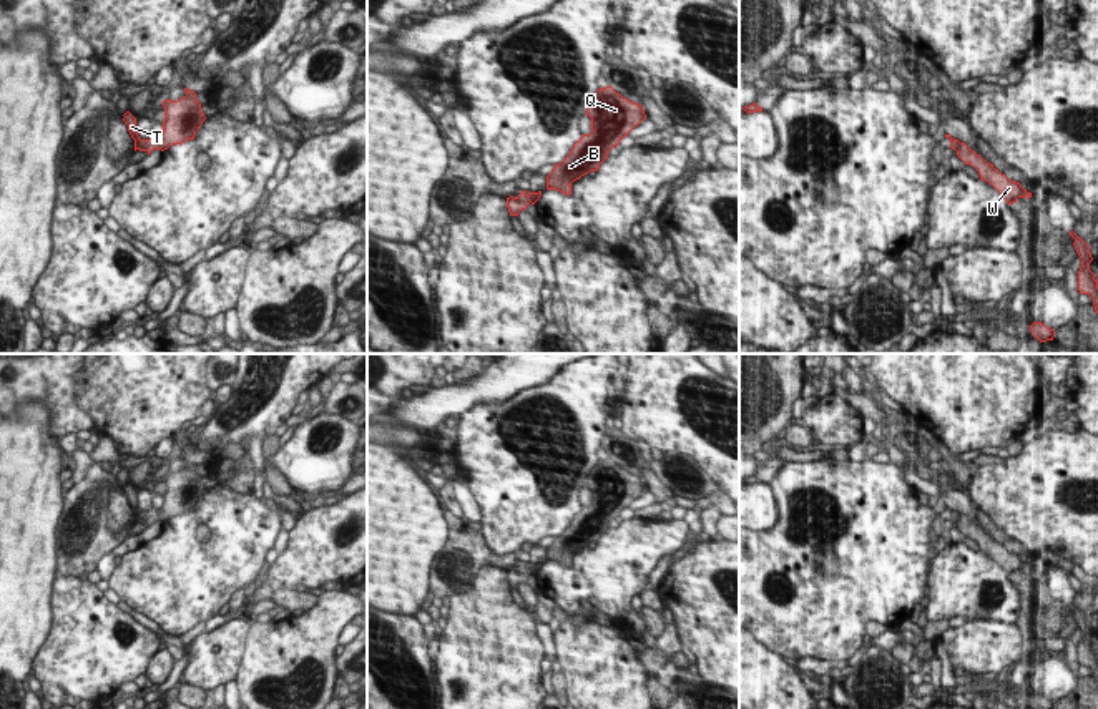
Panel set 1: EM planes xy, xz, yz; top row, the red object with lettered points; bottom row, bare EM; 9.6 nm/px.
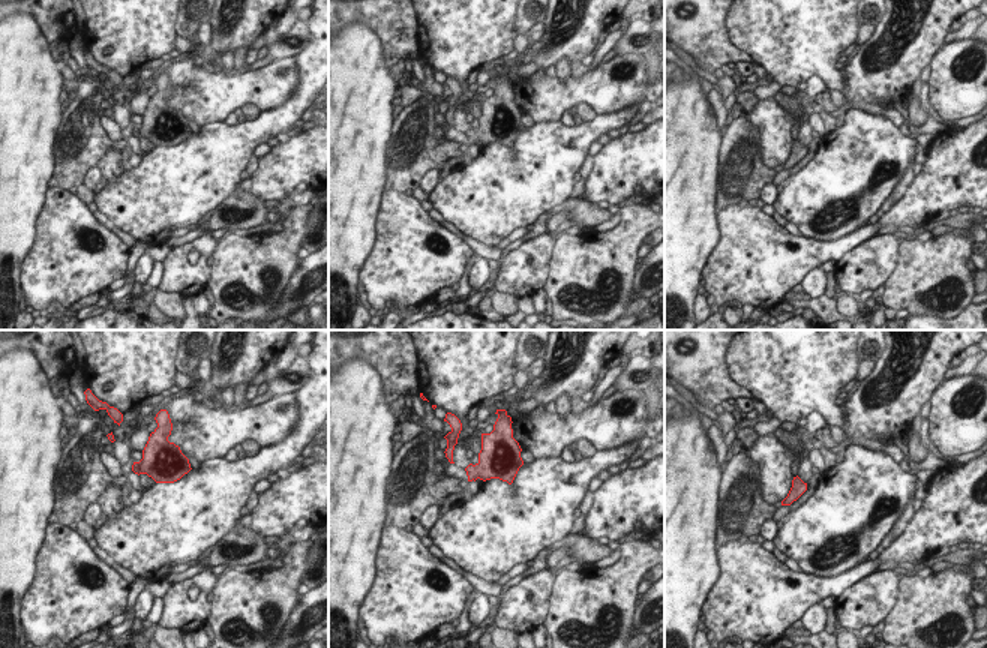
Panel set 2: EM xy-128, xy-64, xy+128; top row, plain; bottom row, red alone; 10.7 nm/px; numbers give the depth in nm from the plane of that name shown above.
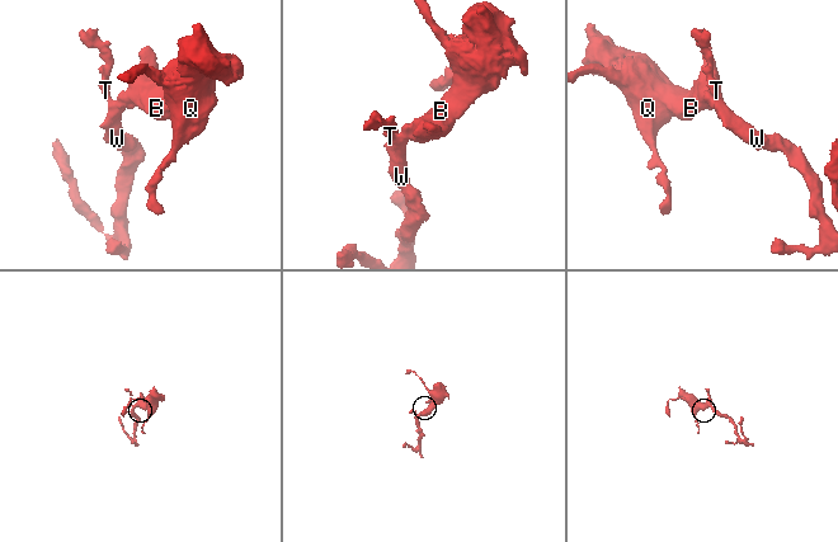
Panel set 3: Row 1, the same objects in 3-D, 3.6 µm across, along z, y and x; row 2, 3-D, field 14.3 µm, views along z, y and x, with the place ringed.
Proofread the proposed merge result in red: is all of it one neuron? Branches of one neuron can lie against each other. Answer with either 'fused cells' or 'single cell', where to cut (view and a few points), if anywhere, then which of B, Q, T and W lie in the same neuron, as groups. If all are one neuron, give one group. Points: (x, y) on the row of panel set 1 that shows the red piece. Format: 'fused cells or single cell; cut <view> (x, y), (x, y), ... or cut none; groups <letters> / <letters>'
single cell; cut none; groups B Q T W

